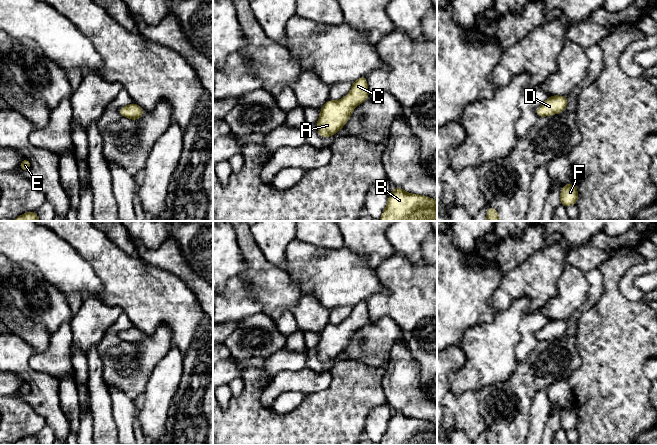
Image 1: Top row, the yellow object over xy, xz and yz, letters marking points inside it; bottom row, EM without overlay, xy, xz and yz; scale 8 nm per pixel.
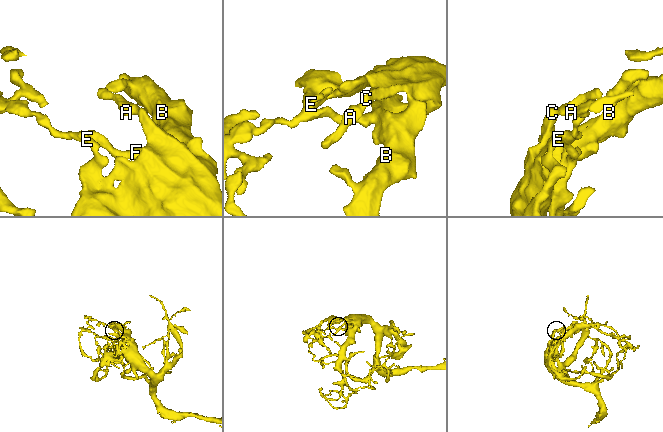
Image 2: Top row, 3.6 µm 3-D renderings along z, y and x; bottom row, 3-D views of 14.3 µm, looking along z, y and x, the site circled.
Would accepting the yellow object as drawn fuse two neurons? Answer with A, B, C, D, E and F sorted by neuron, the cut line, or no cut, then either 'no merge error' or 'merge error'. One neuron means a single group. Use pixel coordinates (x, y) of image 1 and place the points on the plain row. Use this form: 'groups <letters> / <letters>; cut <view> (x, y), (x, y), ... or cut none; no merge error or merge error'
groups A B C D E F; cut none; no merge error

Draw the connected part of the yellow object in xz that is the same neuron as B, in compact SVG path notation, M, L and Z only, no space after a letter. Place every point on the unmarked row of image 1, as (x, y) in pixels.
M393 412L380 445L437 445L437 425Z

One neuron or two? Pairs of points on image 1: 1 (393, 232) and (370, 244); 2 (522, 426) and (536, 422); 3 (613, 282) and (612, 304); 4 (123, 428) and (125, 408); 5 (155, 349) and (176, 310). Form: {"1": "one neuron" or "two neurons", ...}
{"1": "two neurons", "2": "two neurons", "3": "one neuron", "4": "one neuron", "5": "two neurons"}

